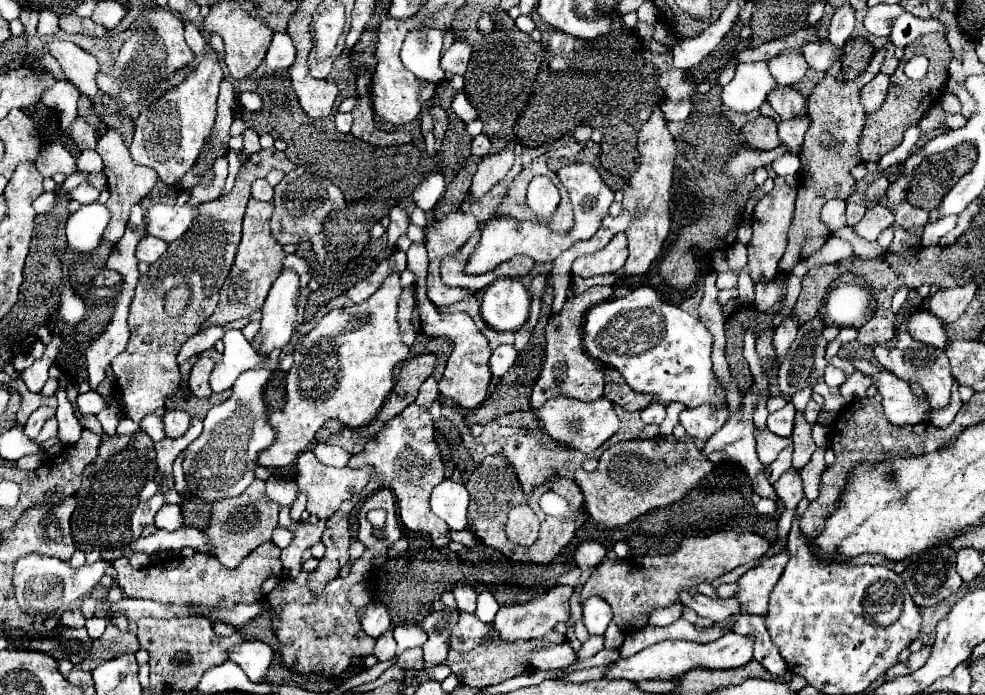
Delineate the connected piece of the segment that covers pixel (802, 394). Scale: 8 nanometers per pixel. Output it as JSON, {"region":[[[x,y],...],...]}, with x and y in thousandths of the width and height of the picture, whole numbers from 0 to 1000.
{"region":[[[816,558],[816,561],[812,561],[812,564],[808,564],[806,570],[804,570],[804,581],[808,584],[808,590],[810,593],[814,593],[816,587],[818,587],[818,578],[824,573],[824,558]]]}

